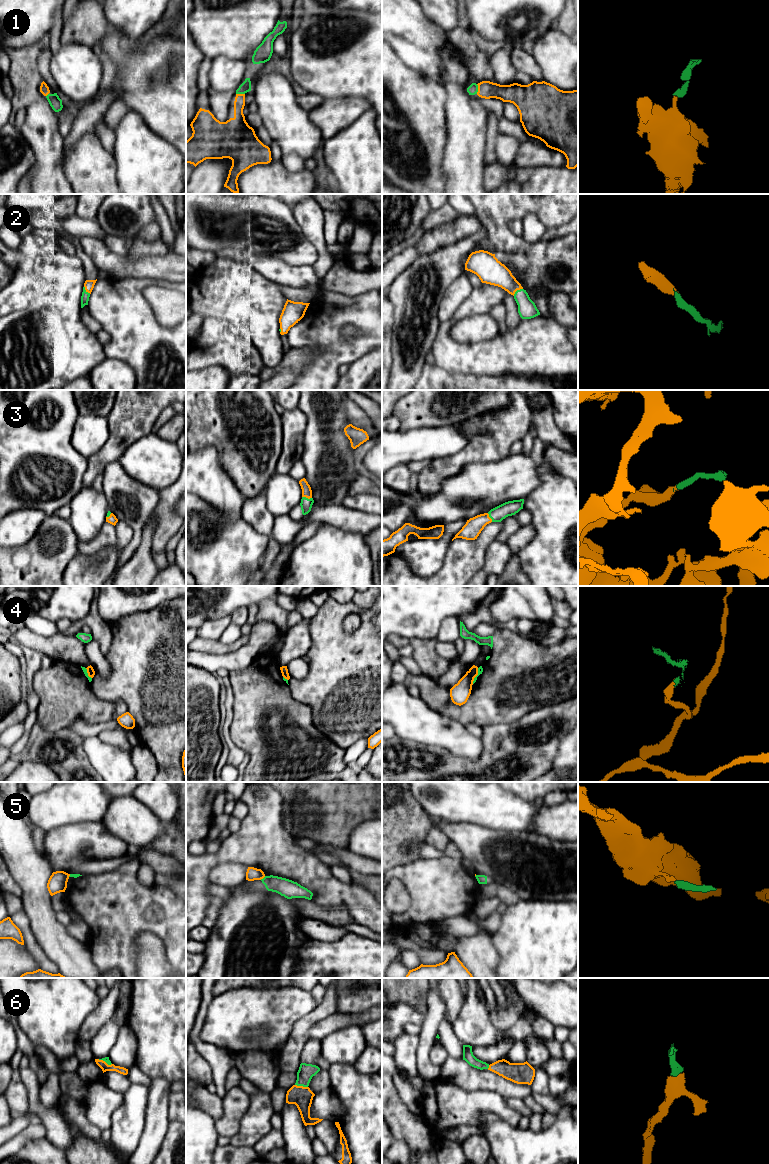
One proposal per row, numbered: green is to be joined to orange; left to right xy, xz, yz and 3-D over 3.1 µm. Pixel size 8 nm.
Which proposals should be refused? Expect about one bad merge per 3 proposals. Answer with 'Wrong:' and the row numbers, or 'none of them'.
Wrong: 4, 5

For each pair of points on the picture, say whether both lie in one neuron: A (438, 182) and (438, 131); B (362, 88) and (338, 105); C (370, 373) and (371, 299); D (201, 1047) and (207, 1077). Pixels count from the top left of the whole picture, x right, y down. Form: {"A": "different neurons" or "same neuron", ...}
{"A": "same neuron", "B": "different neurons", "C": "different neurons", "D": "different neurons"}

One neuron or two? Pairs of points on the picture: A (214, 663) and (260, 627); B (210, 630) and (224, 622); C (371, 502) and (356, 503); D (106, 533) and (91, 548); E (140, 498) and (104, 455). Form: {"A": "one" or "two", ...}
{"A": "one", "B": "one", "C": "one", "D": "one", "E": "two"}

